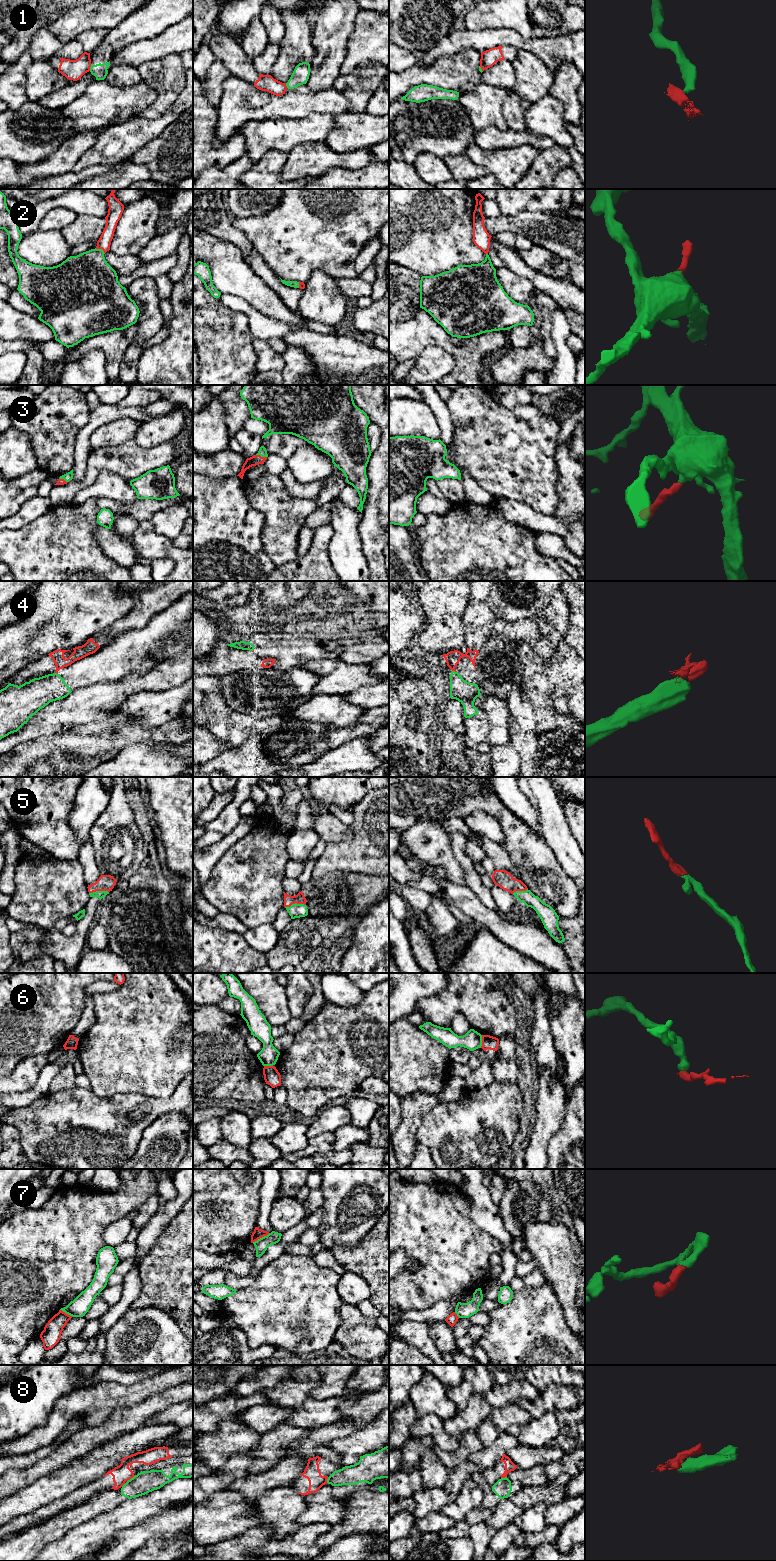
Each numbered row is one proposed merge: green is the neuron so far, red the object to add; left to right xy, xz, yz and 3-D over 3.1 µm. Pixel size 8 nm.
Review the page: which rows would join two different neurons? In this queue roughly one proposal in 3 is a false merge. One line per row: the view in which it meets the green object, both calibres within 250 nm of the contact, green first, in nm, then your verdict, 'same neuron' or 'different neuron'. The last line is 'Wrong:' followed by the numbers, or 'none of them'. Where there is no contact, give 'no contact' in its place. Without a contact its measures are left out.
1: xy | 120/160 nm | different neuron
2: xy | 400/110 nm | same neuron
3: xz | 70/80 nm | same neuron
4: yz | 170/120 nm | different neuron
5: xz | 110/80 nm | same neuron
6: yz | 160/110 nm | different neuron
7: xz | 110/80 nm | different neuron
8: xy | 180/140 nm | different neuron
Wrong: 1, 4, 6, 7, 8

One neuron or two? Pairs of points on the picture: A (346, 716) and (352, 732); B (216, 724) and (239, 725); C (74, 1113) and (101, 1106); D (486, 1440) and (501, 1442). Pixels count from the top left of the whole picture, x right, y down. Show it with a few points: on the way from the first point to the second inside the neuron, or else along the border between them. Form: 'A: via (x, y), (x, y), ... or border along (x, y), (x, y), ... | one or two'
A: border along (355, 723), (339, 728), (330, 727) | two
B: via (222, 724), (233, 725) | one
C: via (81, 1113), (94, 1113) | one
D: border along (500, 1432), (492, 1445), (483, 1447) | two

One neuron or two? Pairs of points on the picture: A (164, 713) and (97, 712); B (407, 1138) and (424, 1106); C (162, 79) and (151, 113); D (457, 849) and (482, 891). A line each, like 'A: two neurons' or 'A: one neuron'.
A: two neurons
B: one neuron
C: one neuron
D: one neuron

